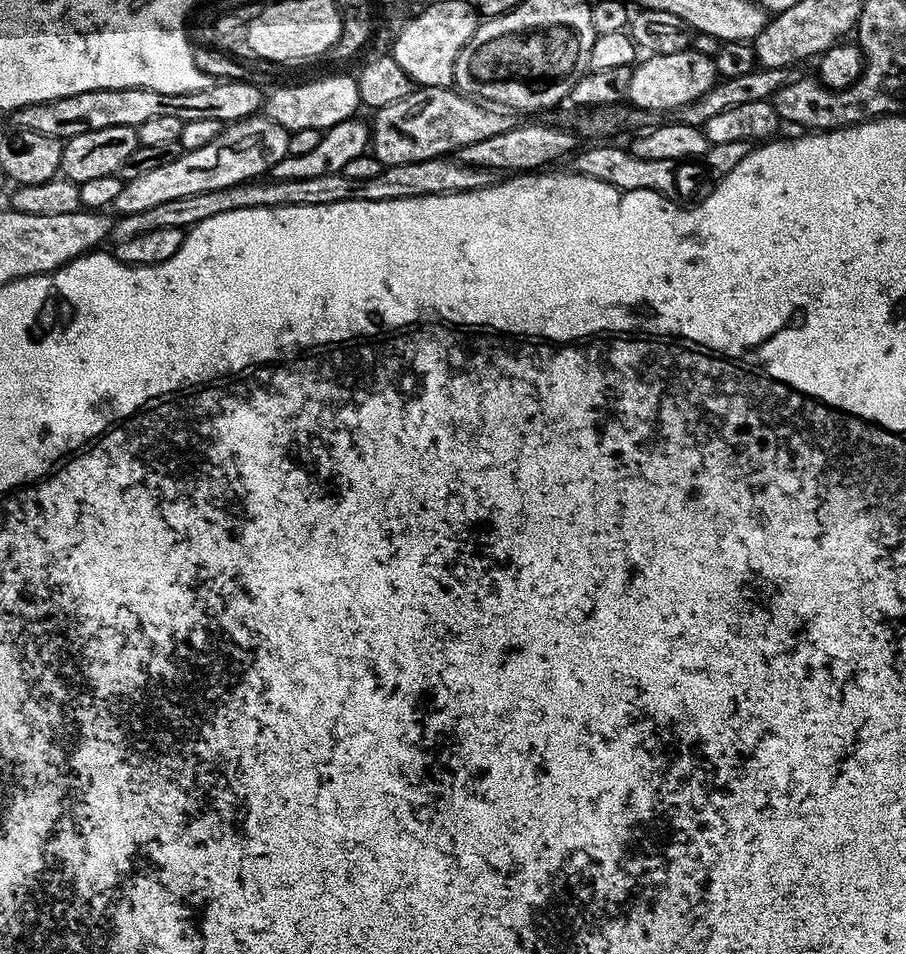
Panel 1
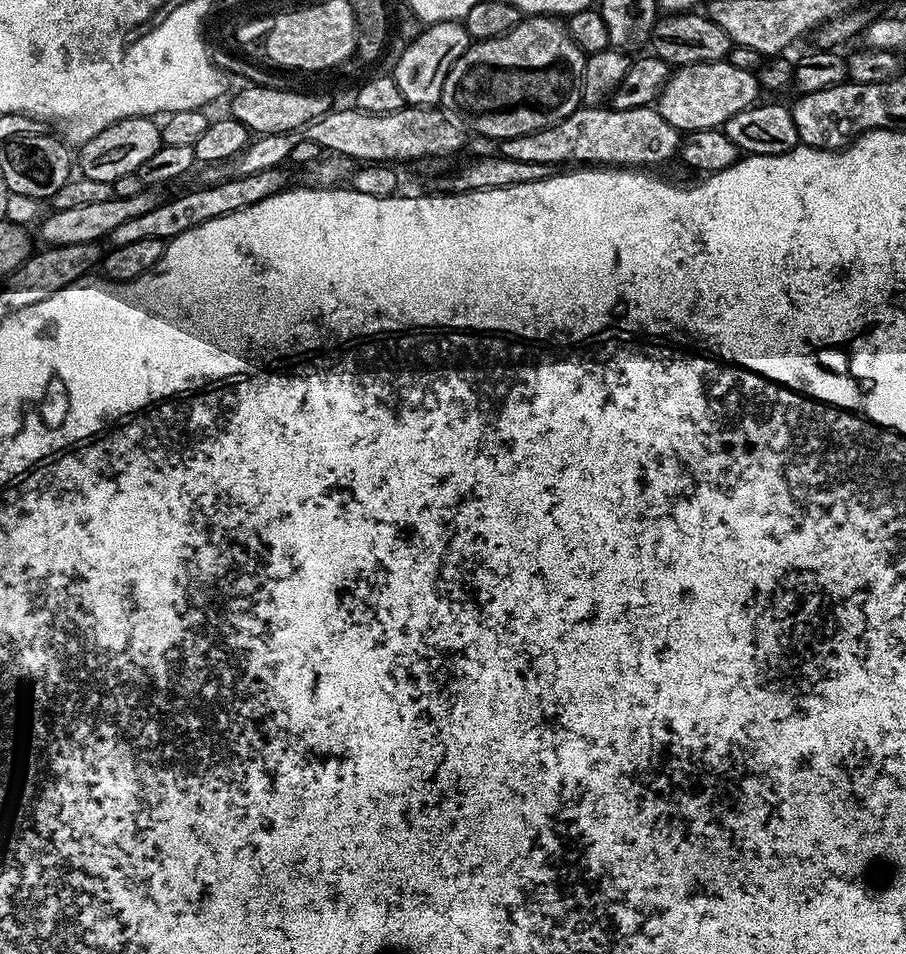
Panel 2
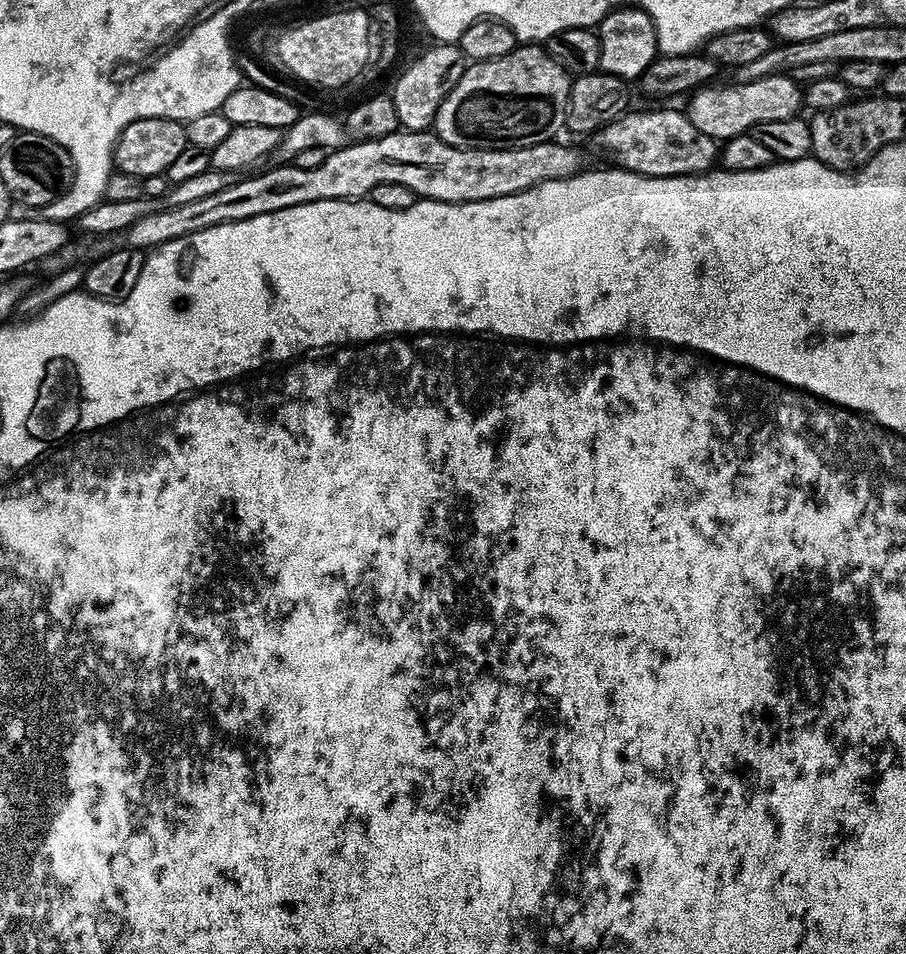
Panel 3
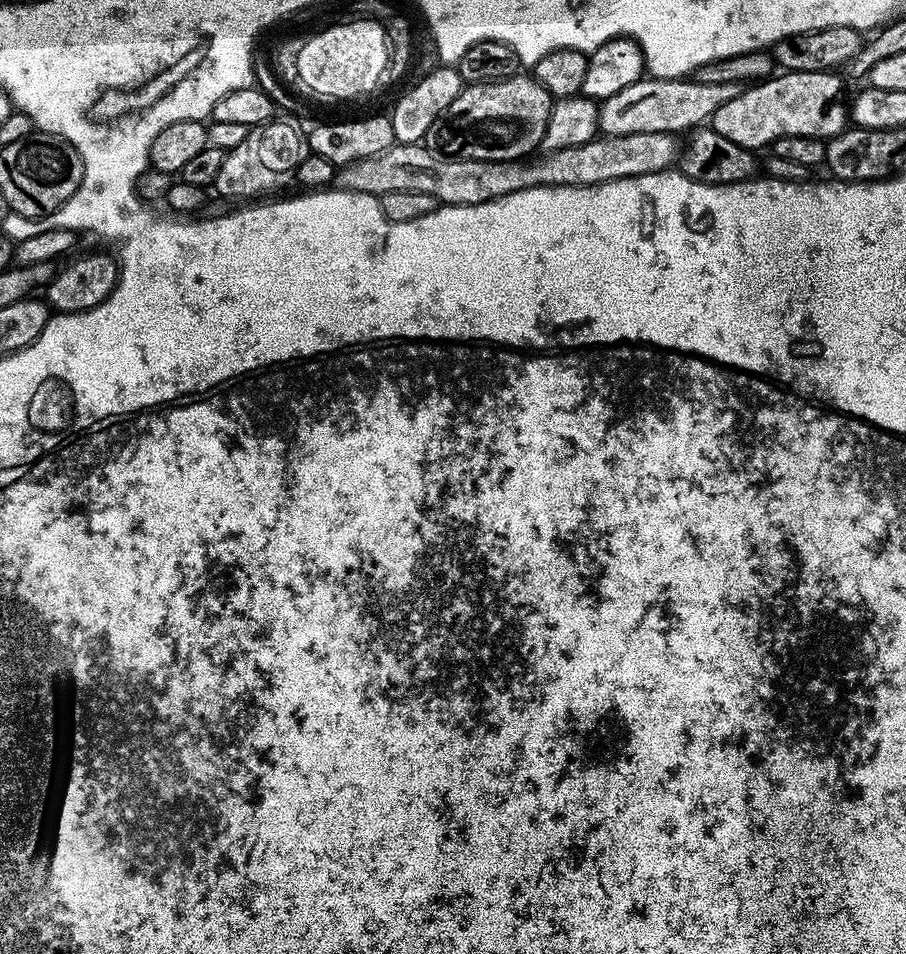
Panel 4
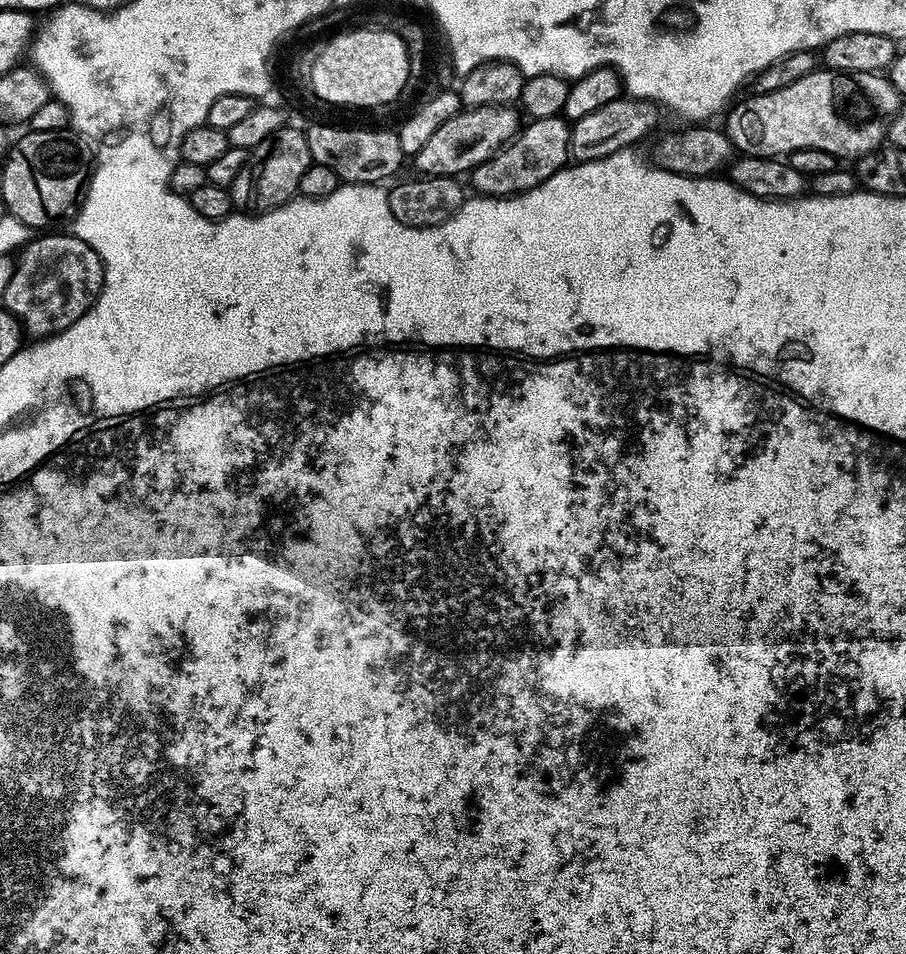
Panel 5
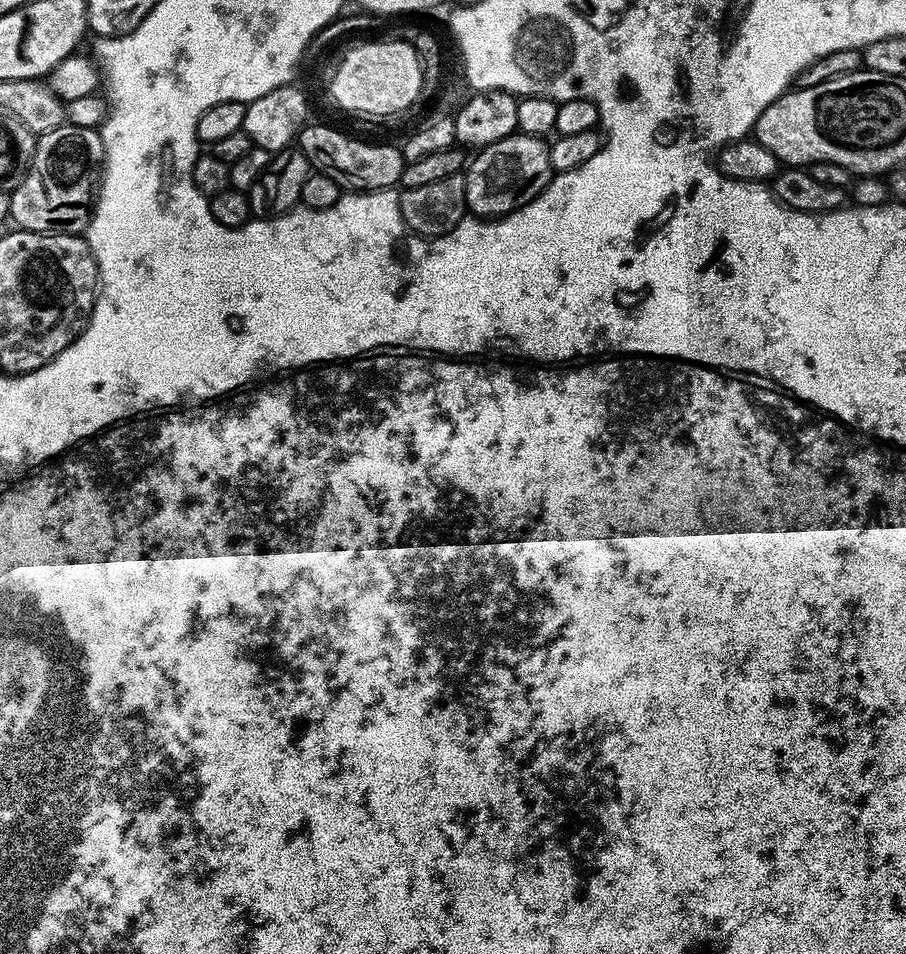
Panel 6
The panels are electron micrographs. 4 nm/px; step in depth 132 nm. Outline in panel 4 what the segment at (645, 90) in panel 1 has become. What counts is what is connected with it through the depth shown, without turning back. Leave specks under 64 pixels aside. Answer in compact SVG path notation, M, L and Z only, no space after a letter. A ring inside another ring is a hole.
M784 72L745 87L738 98L726 102L710 121L722 138L753 150L767 149L783 136L831 138L844 131L850 120L846 100L840 97L836 72Z

